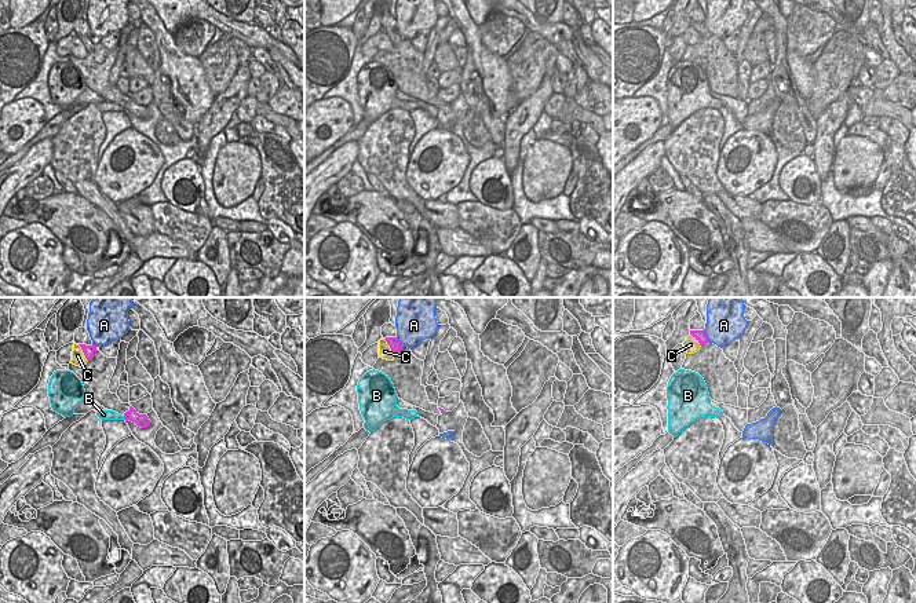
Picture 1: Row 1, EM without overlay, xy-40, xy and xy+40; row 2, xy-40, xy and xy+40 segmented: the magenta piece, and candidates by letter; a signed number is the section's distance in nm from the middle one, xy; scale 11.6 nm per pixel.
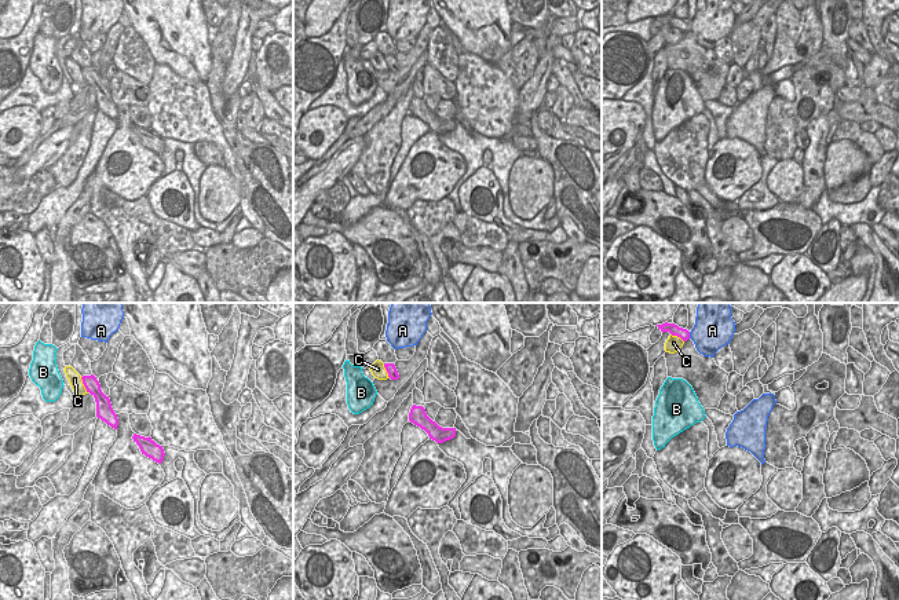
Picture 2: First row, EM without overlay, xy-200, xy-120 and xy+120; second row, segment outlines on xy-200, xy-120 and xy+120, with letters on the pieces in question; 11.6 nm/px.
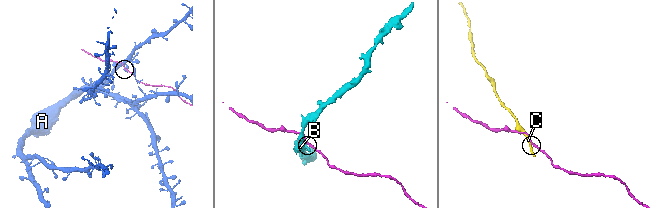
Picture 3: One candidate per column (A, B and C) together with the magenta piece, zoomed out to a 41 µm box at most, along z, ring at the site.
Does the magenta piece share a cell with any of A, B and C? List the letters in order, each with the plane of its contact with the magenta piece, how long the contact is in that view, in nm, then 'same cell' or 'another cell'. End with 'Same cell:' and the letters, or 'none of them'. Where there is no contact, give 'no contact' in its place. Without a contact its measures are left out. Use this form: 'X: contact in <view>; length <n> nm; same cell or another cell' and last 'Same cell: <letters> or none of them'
A: contact in xy+40; length 170 nm; another cell
B: contact in xy-40; length 60 nm; another cell
C: contact in xy-40; length 240 nm; another cell
Same cell: none of them

